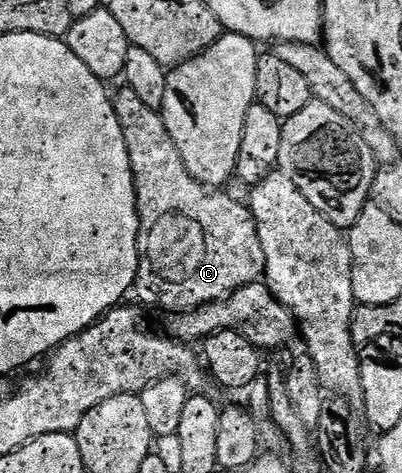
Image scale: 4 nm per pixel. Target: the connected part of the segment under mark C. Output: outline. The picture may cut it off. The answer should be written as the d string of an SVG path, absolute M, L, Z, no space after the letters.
M122 86L118 93L116 91L113 93L112 99L116 118L120 122L120 130L124 134L124 146L128 146L128 158L132 166L134 189L138 199L138 277L134 279L133 287L133 291L138 292L139 301L137 300L137 303L147 309L163 308L166 314L183 313L204 308L207 304L215 304L217 300L226 300L237 288L242 288L245 284L259 283L266 270L266 259L264 258L264 246L260 246L258 227L249 207L243 201L241 204L240 201L225 196L225 191L207 188L205 184L201 184L199 180L192 178L192 174L188 172L188 166L184 164L184 158L180 156L180 150L176 150L176 142L172 142L172 134L168 134L168 126L164 126L161 111L152 106L147 106L140 99L140 94L136 94L136 90L132 90L129 86Z

